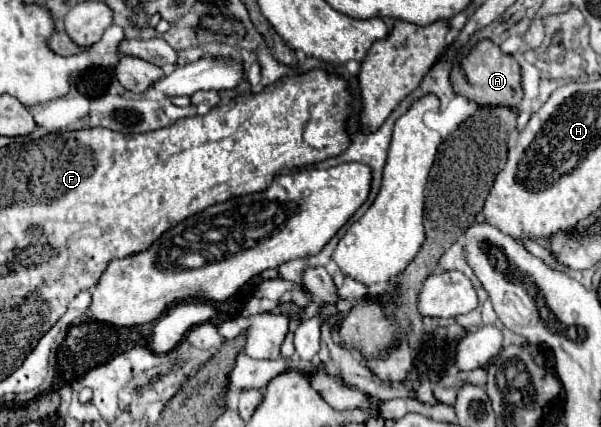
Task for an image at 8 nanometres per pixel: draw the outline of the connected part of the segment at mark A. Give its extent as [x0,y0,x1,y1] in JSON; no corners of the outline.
[451,39,523,109]

